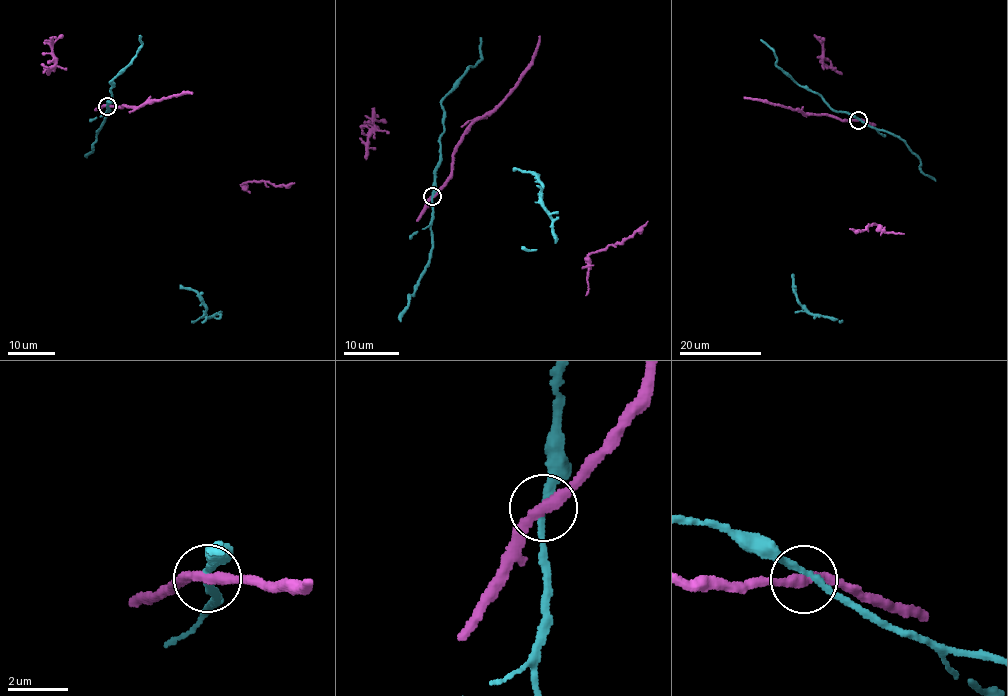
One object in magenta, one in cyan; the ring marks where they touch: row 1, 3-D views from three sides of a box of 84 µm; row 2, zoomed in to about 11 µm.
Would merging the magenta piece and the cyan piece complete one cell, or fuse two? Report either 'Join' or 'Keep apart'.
Keep apart

